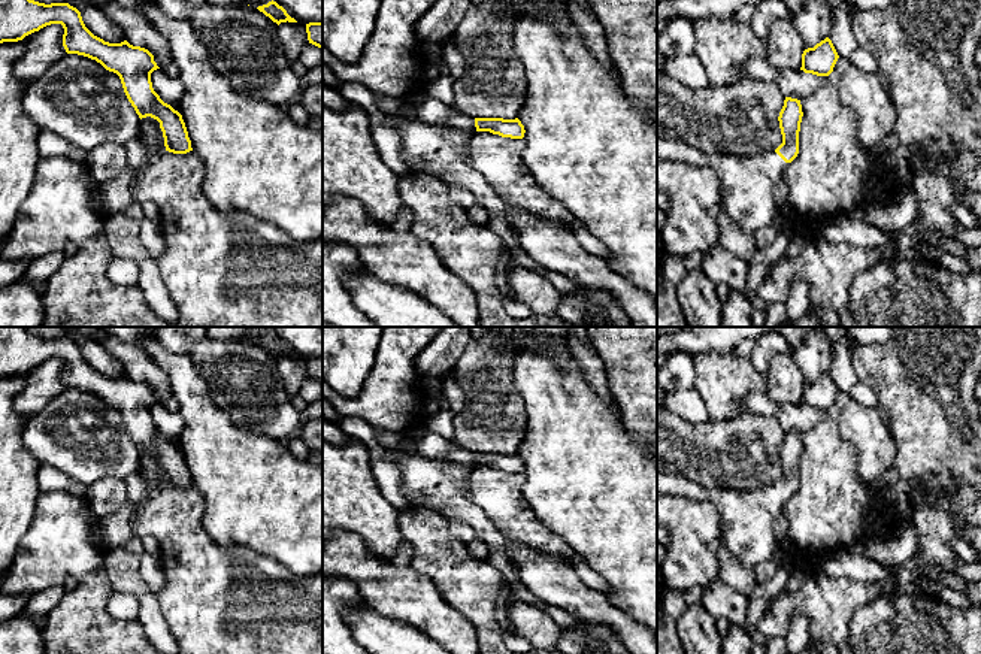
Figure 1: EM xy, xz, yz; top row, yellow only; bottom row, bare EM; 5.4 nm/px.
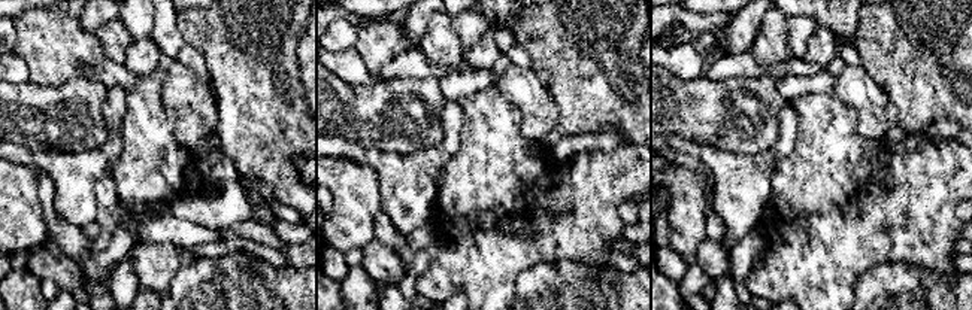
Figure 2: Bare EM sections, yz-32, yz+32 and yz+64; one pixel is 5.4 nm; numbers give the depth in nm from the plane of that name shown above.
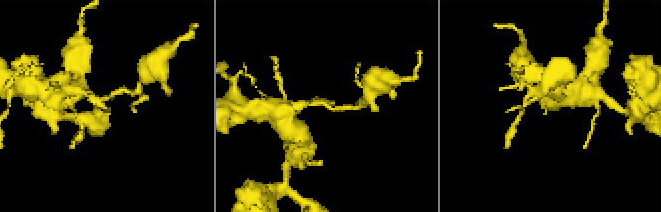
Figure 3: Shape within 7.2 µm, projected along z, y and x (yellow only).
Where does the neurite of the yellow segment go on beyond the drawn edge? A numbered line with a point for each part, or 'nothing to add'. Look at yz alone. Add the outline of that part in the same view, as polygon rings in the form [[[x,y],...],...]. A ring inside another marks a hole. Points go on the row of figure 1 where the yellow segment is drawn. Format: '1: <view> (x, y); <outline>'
1: yz (747, 182); [[[657,139],[657,161],[664,160],[711,169],[720,179],[724,211],[744,233],[772,225],[773,184],[790,164],[775,151],[750,157],[706,154],[681,140]]]

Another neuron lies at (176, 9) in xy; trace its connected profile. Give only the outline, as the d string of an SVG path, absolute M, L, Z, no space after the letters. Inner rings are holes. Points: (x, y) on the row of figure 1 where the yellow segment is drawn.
M157 0L161 12L172 19L188 19L206 0Z

